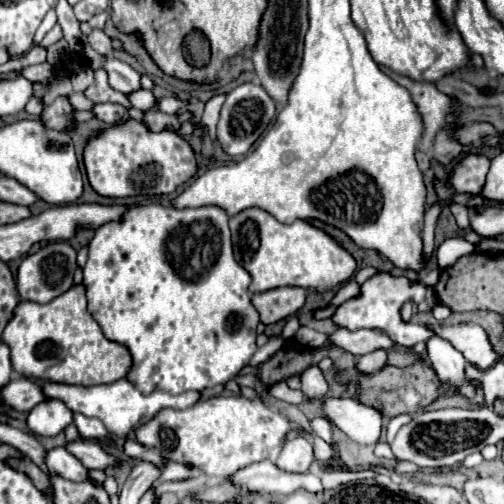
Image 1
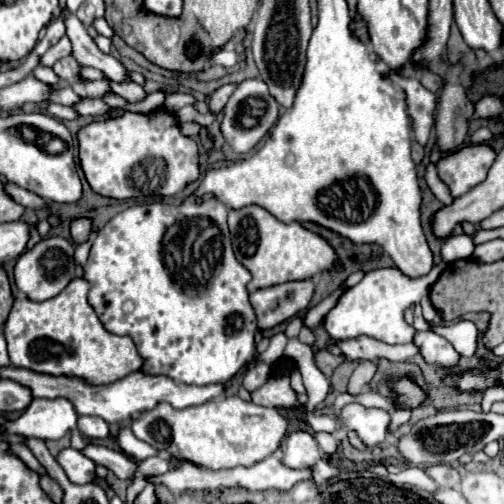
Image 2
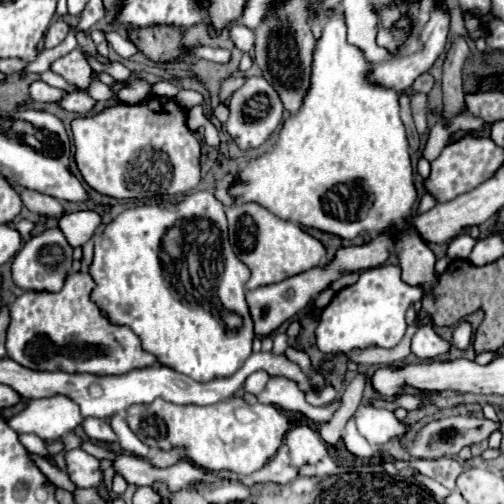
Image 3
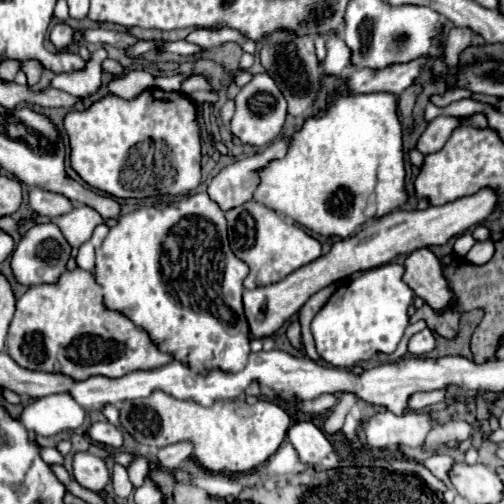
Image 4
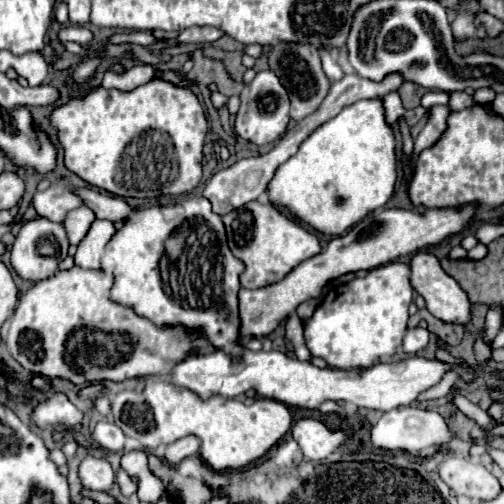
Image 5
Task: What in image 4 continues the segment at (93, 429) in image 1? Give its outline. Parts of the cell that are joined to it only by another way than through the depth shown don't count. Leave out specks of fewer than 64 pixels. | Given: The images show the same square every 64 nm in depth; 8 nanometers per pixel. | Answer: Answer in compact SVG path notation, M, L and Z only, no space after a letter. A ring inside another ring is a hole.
M98 420L98 422L90 424L88 436L90 436L90 440L94 440L106 448L122 448L122 442L124 442L120 430L106 420Z

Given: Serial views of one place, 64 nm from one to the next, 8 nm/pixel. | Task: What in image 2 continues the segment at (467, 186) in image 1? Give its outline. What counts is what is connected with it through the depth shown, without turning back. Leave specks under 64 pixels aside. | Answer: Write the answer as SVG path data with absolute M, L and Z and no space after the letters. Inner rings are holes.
M488 144L464 146L458 152L442 156L438 162L438 174L442 182L448 184L452 196L458 198L486 178L494 160L496 152Z

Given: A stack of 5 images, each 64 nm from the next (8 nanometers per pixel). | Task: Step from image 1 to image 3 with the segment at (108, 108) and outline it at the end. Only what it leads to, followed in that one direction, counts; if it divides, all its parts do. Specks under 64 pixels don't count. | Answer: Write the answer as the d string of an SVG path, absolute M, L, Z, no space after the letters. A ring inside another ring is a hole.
M72 92L72 94L68 94L68 96L60 102L60 106L62 106L64 110L68 110L68 112L86 114L86 112L90 112L90 110L96 106L96 100L90 98L88 94L84 94L84 92Z

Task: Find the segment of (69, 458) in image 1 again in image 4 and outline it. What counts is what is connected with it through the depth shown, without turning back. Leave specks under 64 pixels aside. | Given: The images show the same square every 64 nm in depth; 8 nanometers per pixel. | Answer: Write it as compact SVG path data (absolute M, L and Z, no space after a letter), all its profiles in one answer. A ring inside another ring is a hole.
M76 452L72 456L72 468L74 468L76 482L92 492L104 490L104 486L110 482L110 472L104 460L88 452Z

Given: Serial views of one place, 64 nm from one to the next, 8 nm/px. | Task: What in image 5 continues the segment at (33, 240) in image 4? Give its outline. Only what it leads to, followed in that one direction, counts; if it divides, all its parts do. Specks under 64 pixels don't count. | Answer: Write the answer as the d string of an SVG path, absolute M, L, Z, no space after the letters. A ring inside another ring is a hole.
M44 218L22 224L10 254L12 254L12 268L16 270L20 278L38 282L38 280L54 276L58 272L58 264L68 256L68 238L66 238L64 226Z

